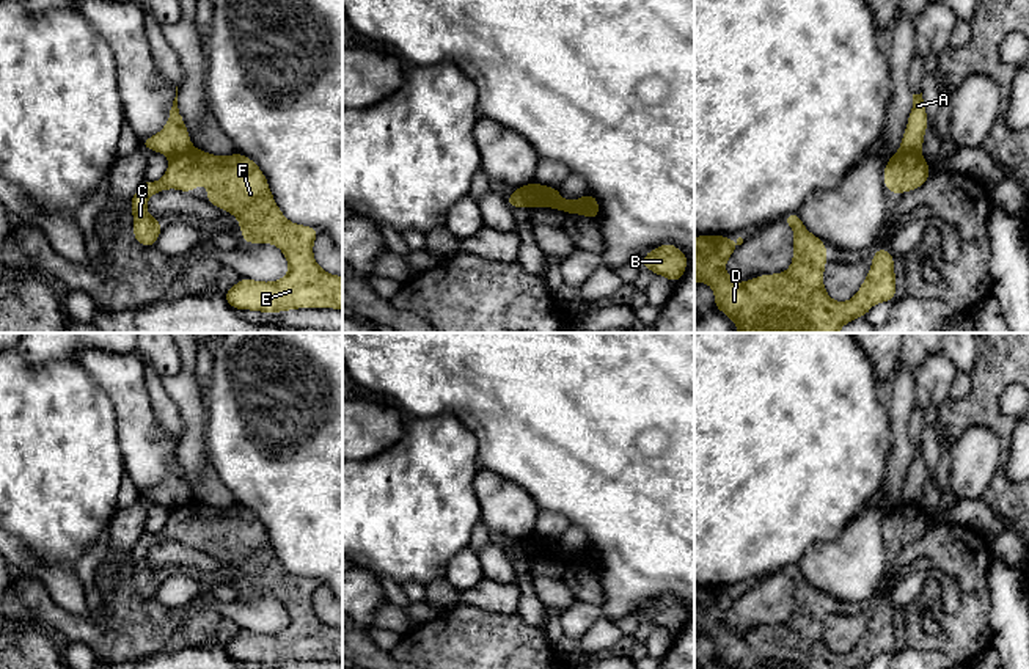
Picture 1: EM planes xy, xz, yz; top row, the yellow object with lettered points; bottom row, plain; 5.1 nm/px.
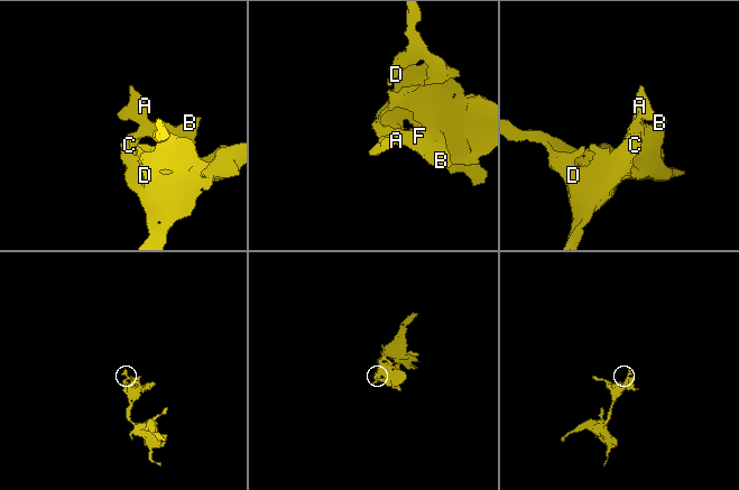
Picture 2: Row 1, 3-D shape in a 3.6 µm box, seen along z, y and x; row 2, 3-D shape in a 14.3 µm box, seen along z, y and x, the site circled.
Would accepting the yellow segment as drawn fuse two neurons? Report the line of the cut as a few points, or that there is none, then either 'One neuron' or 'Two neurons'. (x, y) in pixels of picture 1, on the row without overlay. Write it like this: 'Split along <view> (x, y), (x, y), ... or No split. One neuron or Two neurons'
Split along xz (528, 537), (534, 558). Two neurons

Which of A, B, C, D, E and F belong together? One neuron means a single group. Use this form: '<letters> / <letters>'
A / B C D E F

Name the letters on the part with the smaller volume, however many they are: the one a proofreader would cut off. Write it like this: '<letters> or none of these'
A

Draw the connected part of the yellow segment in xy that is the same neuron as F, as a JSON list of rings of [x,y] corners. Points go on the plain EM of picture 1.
[[[190,499],[185,504],[171,509],[163,529],[157,534],[145,532],[130,551],[135,592],[143,598],[156,598],[156,592],[163,581],[159,570],[149,568],[146,564],[146,554],[151,547],[167,540],[179,540],[181,543],[190,545],[193,540],[201,540],[198,536],[200,532],[207,534],[209,556],[222,559],[225,564],[237,568],[244,594],[275,595],[289,614],[287,627],[278,633],[262,634],[240,630],[237,636],[223,645],[231,660],[261,664],[280,664],[297,660],[342,661],[342,628],[335,628],[322,622],[313,608],[313,594],[319,587],[319,581],[286,572],[270,545],[269,534],[261,520],[240,504],[218,509]]]

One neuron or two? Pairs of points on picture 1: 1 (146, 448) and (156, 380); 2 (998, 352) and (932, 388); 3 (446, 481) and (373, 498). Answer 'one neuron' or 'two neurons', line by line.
1: two neurons
2: two neurons
3: one neuron

